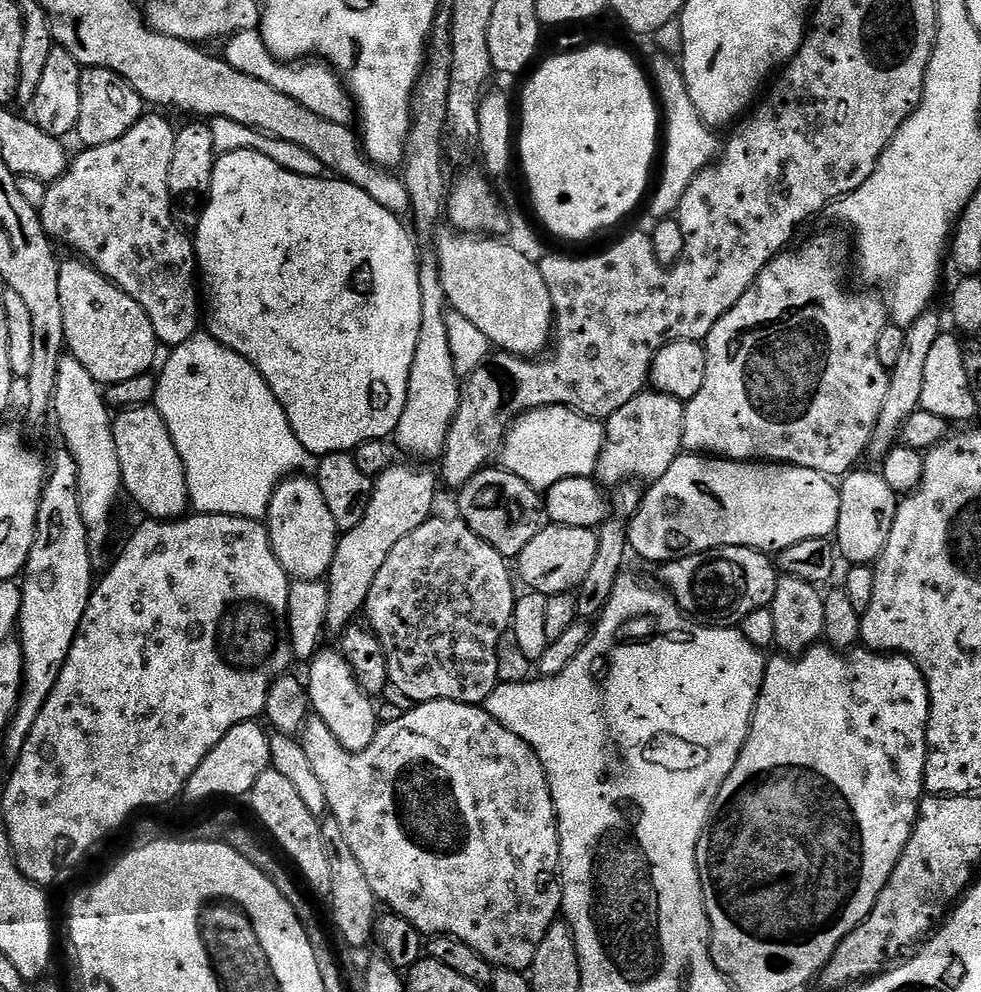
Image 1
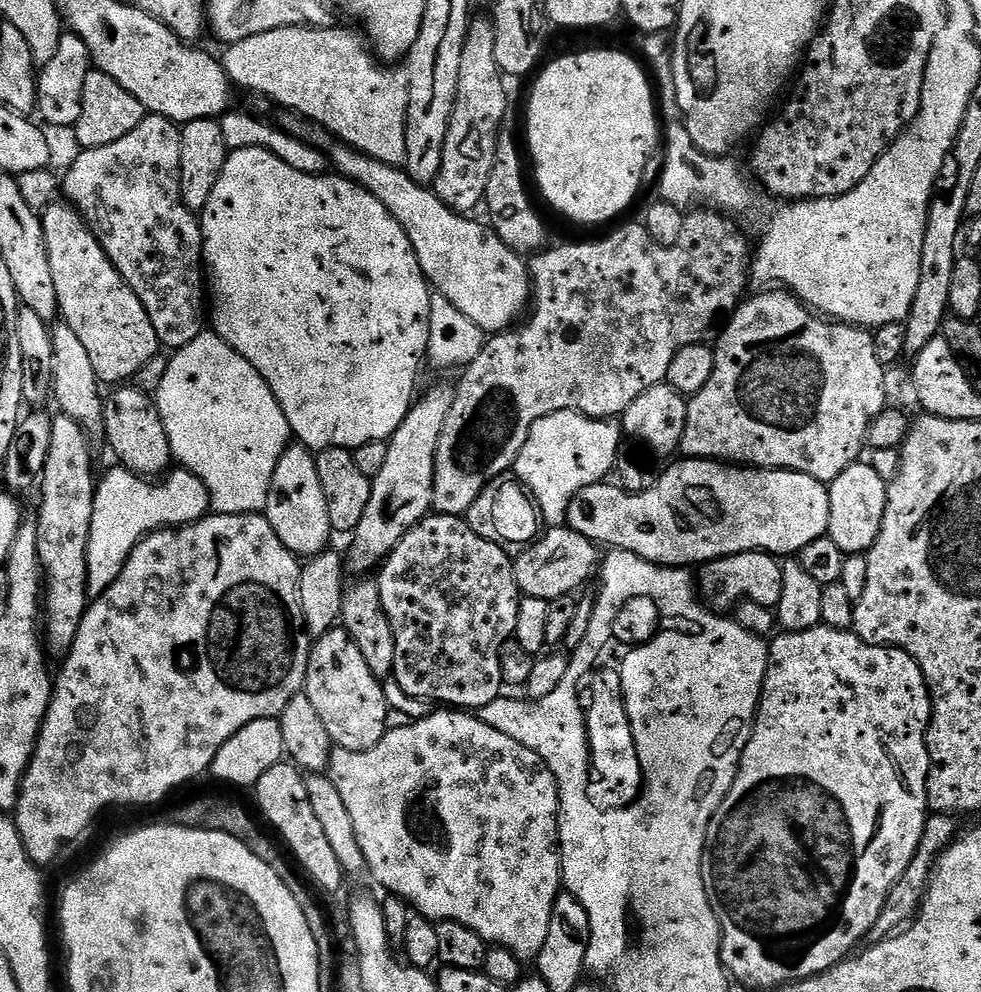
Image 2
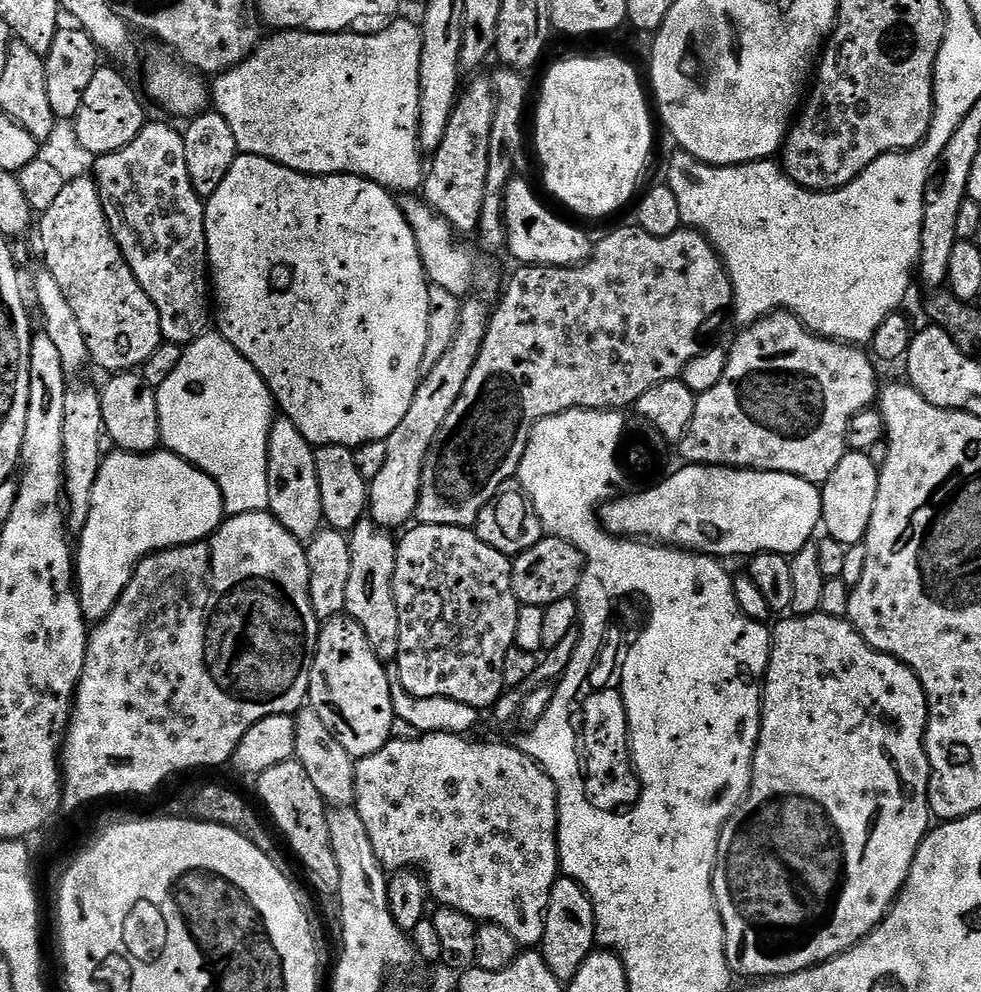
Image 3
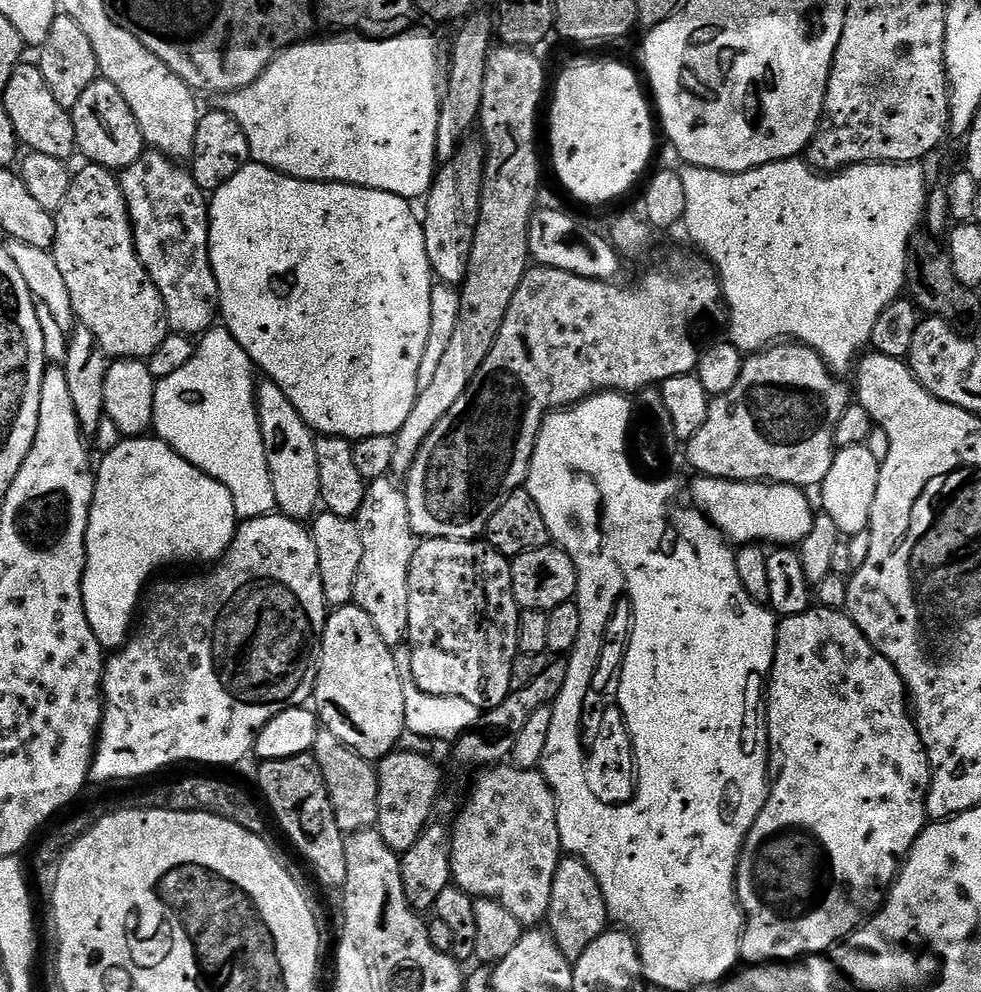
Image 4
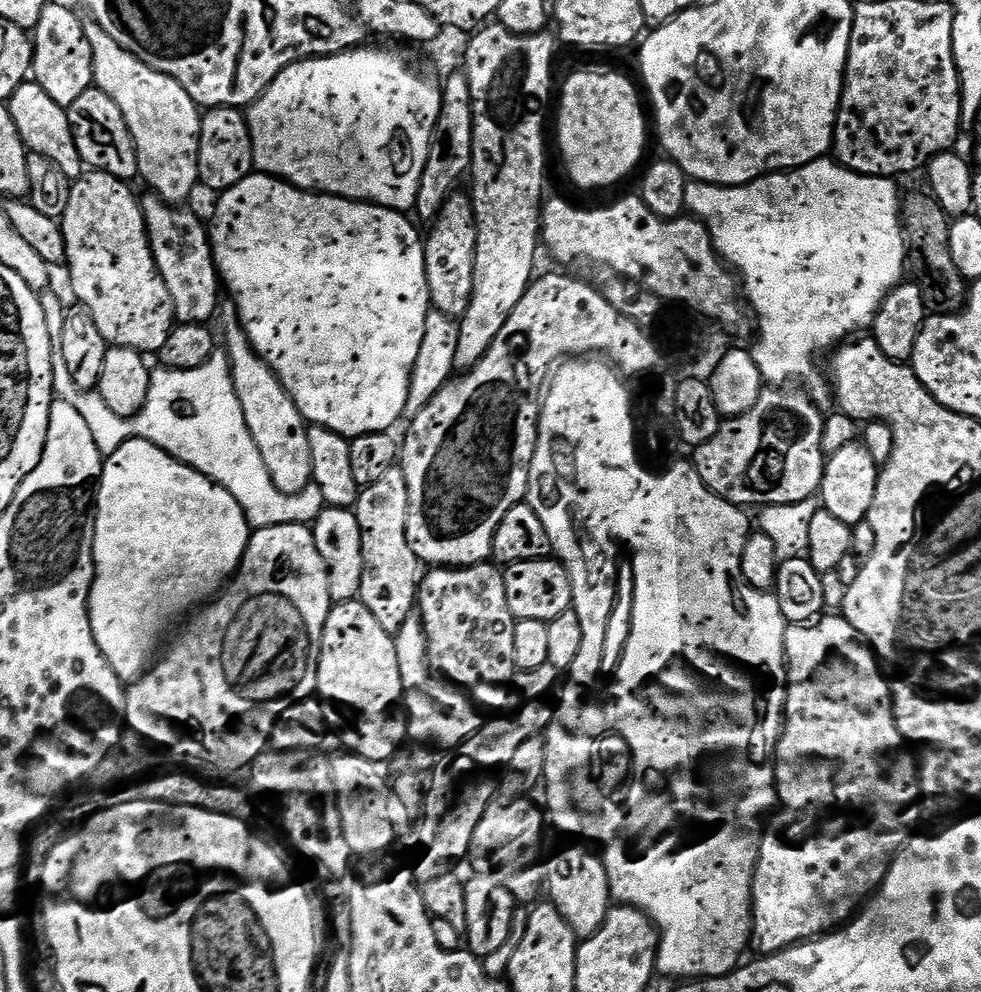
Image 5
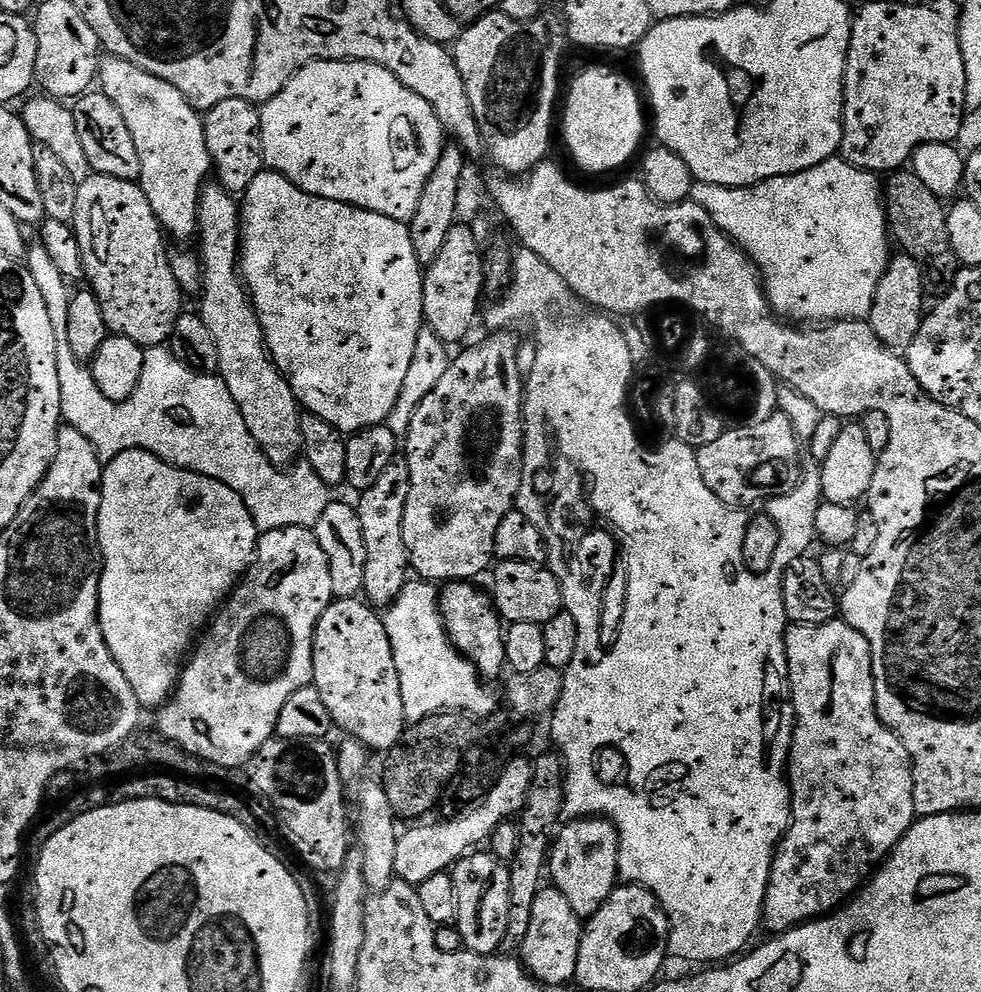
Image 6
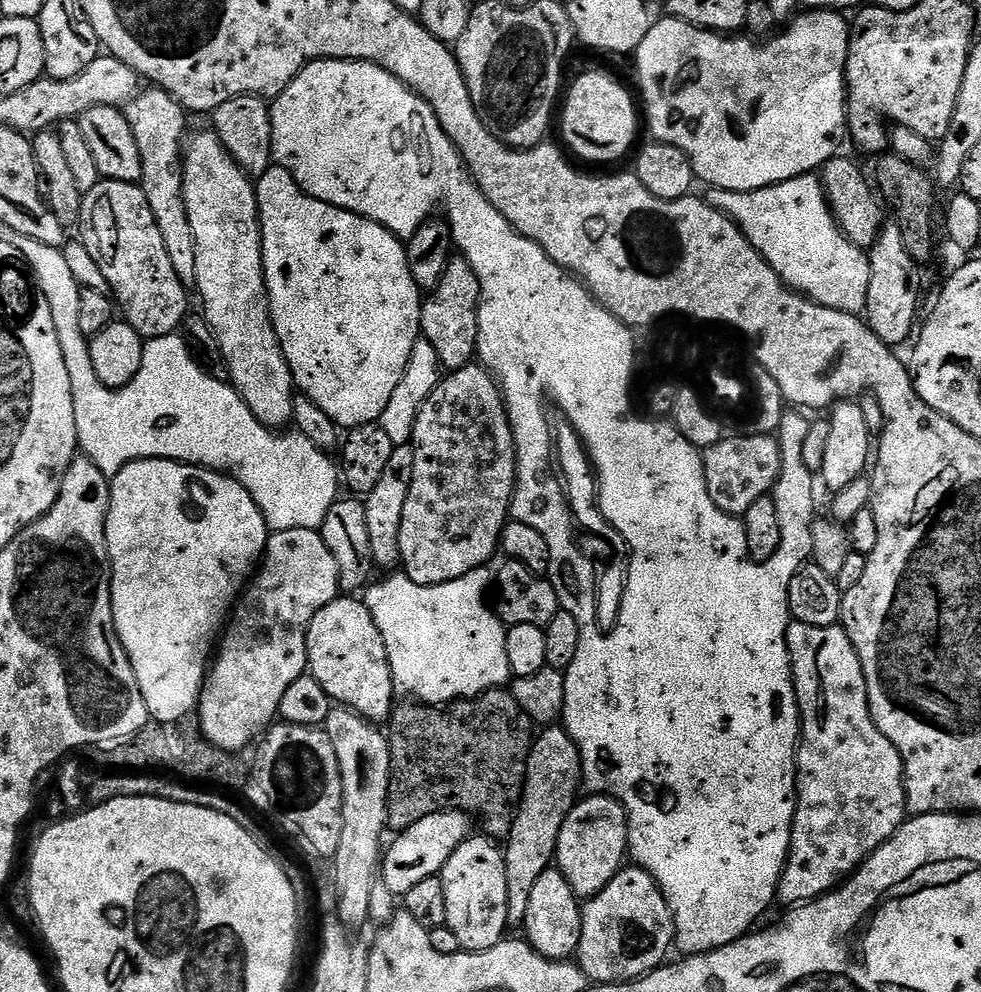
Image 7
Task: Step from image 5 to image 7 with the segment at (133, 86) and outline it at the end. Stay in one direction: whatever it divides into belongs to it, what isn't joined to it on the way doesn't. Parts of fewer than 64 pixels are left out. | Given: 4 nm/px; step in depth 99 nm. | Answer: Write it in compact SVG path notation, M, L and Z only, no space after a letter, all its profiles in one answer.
M155 86L147 90L127 105L123 113L130 122L130 130L134 130L134 142L138 142L138 150L142 158L139 183L146 194L146 202L150 202L150 210L154 210L154 222L158 222L158 231L162 234L162 243L166 245L166 254L170 254L174 274L178 274L185 288L192 290L196 287L198 269L194 259L194 234L190 230L190 218L186 214L184 201L182 159L186 147L184 131L188 128L189 117L183 106L177 104L167 92Z

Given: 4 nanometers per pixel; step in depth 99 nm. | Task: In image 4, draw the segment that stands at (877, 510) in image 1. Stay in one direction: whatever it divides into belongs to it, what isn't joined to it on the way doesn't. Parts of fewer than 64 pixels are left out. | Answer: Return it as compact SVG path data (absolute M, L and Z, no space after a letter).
M863 444L839 449L832 459L830 474L826 474L824 481L818 485L818 493L820 492L820 504L824 507L821 508L823 515L834 521L841 537L851 538L860 532L867 532L868 525L872 522L874 494L878 494L879 473L880 463Z

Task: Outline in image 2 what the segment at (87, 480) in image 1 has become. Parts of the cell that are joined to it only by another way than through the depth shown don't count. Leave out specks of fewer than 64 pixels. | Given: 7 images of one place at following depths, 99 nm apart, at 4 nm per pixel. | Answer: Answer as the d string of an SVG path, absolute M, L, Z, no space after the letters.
M56 322L51 325L52 345L54 346L54 370L52 371L52 391L54 393L54 401L61 413L70 418L74 418L74 422L78 422L78 426L82 426L89 437L98 438L104 436L104 402L105 397L100 396L102 385L100 380L94 374L94 365L90 362L90 357L86 355L86 350L82 347L82 342L78 339L78 334L74 334L74 330L70 330L70 326L63 322Z

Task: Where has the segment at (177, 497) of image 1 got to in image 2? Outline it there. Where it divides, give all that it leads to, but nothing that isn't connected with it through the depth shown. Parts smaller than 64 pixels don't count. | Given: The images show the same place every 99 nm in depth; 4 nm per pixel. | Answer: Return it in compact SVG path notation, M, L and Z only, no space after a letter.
M120 386L113 392L116 393L104 402L104 436L113 454L120 459L117 461L128 471L145 478L167 473L173 463L170 438L166 438L166 426L162 426L155 399L134 386Z

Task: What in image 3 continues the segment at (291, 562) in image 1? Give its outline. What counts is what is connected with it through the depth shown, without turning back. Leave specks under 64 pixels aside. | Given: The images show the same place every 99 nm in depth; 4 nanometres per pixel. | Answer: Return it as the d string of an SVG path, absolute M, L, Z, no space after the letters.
M277 418L272 423L268 443L268 489L270 490L268 511L301 542L311 540L321 531L324 524L322 498L318 494L318 470L314 466L315 457L314 445L306 442L306 438L302 438L294 422Z

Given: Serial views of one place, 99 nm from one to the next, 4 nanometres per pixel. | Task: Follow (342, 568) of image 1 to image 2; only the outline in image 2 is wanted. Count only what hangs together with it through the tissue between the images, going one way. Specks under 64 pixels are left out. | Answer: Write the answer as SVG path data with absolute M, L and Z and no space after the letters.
M451 383L436 384L422 396L413 403L402 426L387 441L386 463L382 465L382 474L371 480L370 503L366 506L366 514L362 514L362 522L358 522L355 532L350 536L352 545L346 551L346 568L349 573L371 573L368 571L383 564L384 559L396 549L398 542L402 542L404 535L433 511L436 451L442 426L446 426L450 406L454 406L456 389Z

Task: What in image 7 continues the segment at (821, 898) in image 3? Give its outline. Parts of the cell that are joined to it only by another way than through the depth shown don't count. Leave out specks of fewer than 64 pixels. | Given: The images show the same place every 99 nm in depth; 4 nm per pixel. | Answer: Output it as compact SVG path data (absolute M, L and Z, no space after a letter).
M789 623L788 626L788 655L792 658L792 680L796 683L796 701L800 707L800 742L796 754L796 813L792 823L792 841L788 851L788 861L784 864L784 873L780 879L779 903L787 906L799 906L808 904L811 900L817 900L819 896L825 896L833 891L845 878L852 875L864 861L870 859L874 850L878 850L892 835L904 824L908 807L906 806L906 790L904 789L904 763L898 754L898 750L878 730L878 726L872 717L872 711L868 705L868 687L866 686L866 674L862 670L862 662L845 634L843 627L810 626L809 624Z

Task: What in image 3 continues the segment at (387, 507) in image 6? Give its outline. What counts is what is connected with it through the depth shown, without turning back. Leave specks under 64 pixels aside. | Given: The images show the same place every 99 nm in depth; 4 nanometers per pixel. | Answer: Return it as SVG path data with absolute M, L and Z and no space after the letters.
M365 518L354 526L348 536L352 551L350 582L346 582L344 612L366 630L370 648L384 665L395 661L398 654L398 606L394 603L394 562L397 537L387 528L381 528L375 520Z

